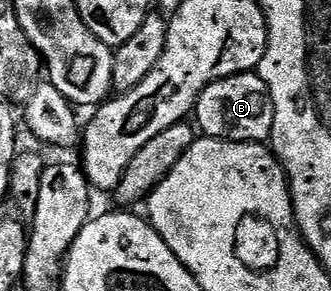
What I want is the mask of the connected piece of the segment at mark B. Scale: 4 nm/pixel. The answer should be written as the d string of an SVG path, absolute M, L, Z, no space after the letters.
M255 72L234 74L231 78L222 78L209 84L209 88L201 92L193 111L193 118L196 118L194 121L206 137L219 138L222 142L258 142L260 144L266 143L271 137L274 115L275 109L269 88L265 80Z

